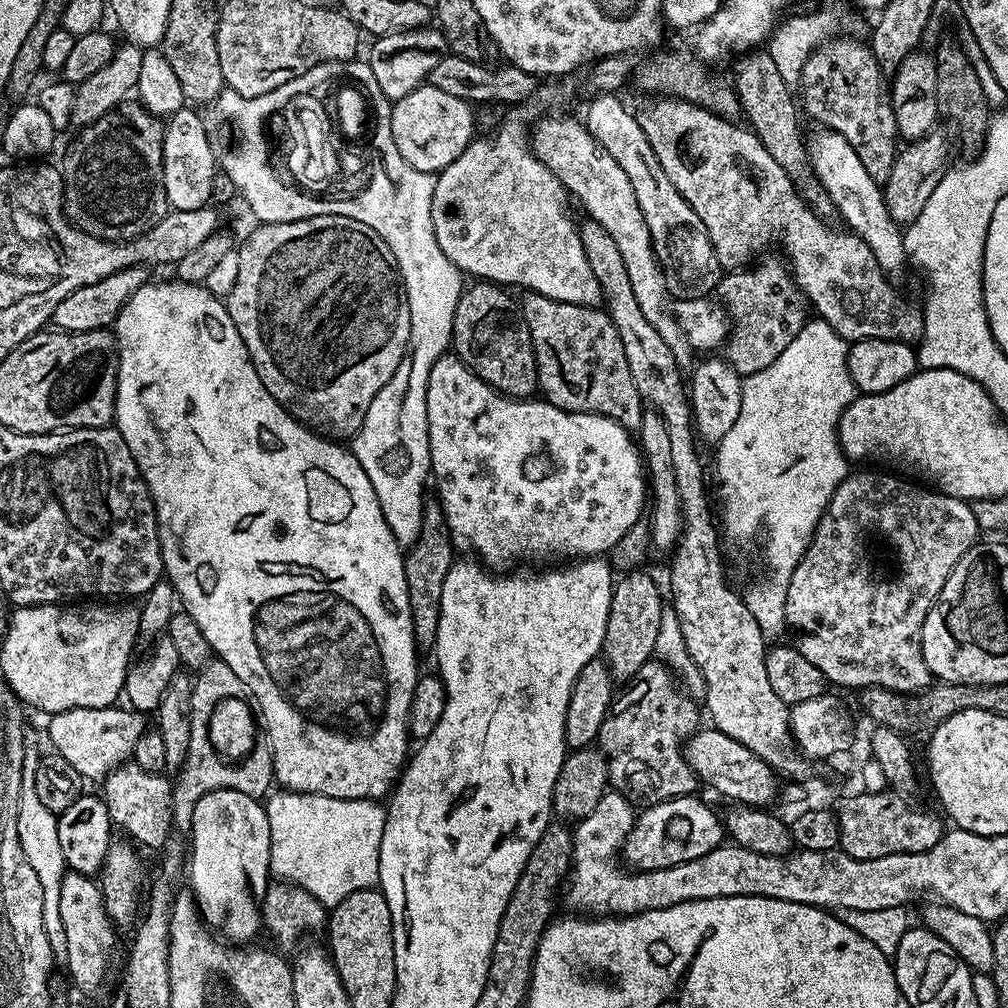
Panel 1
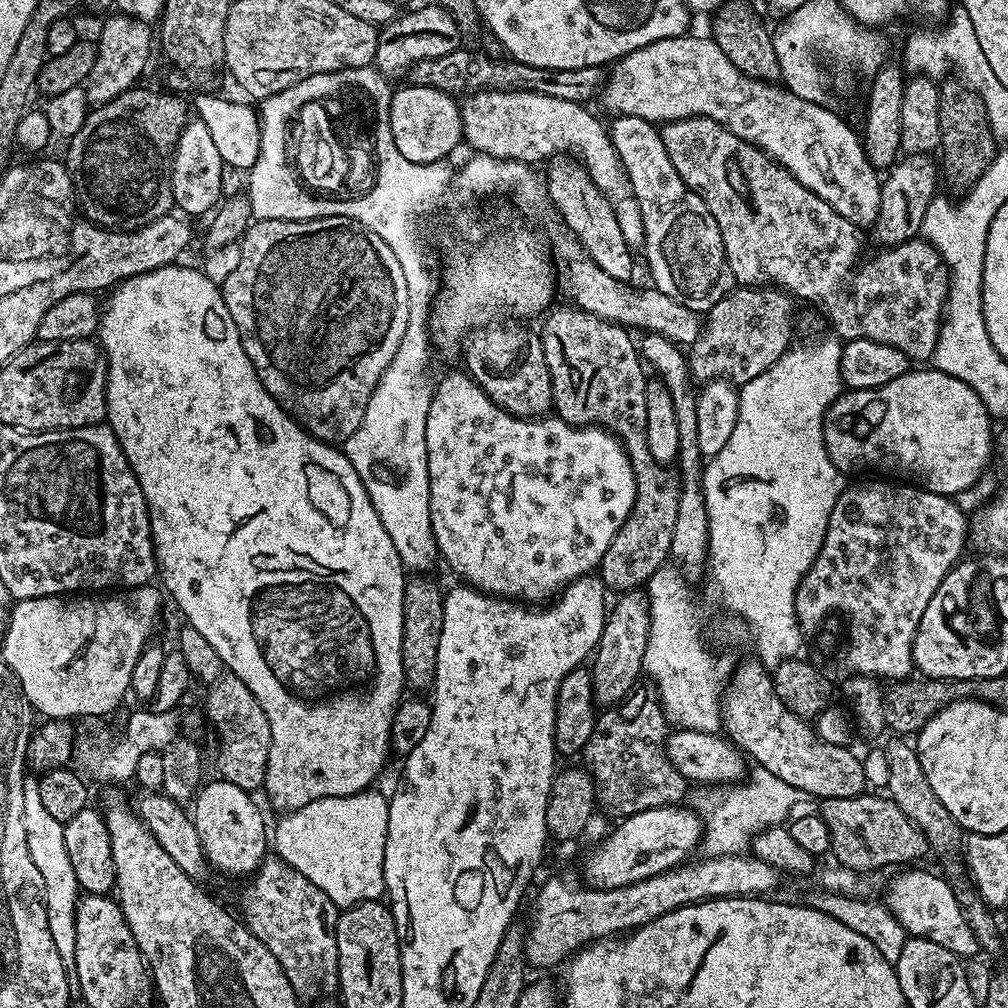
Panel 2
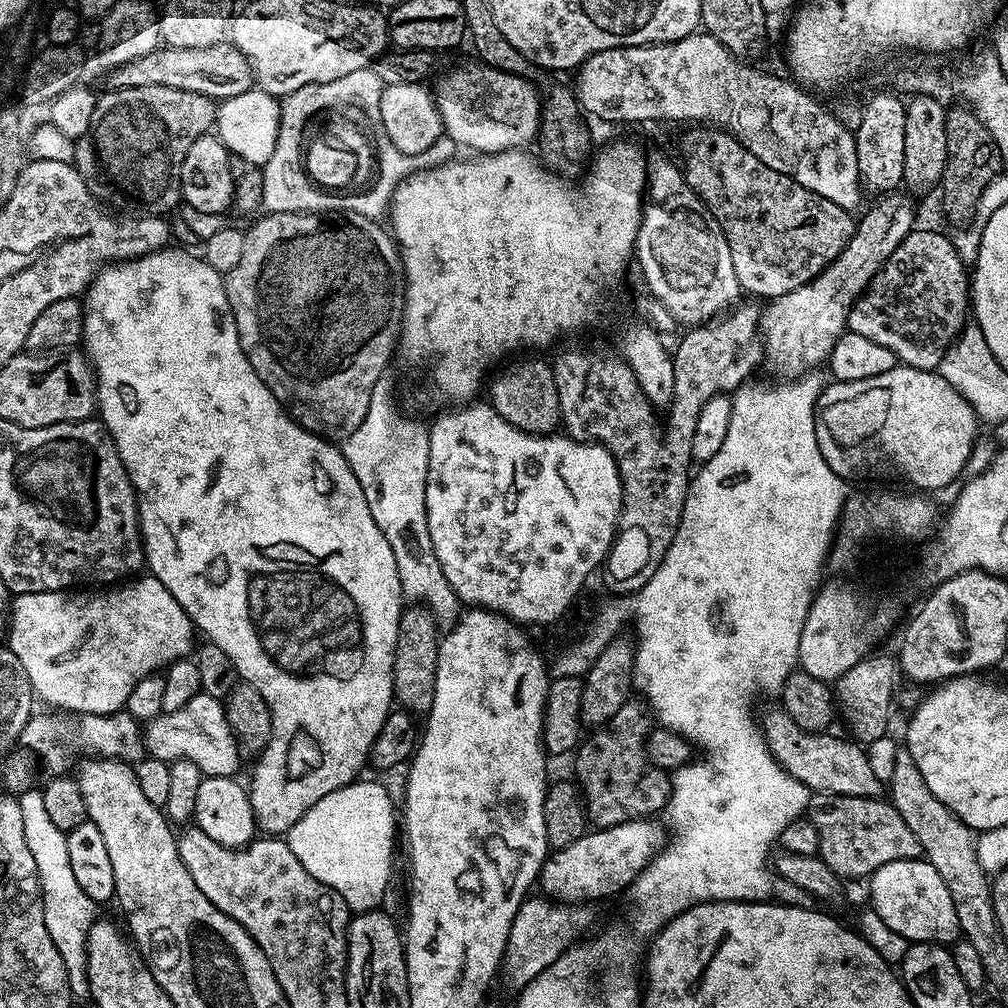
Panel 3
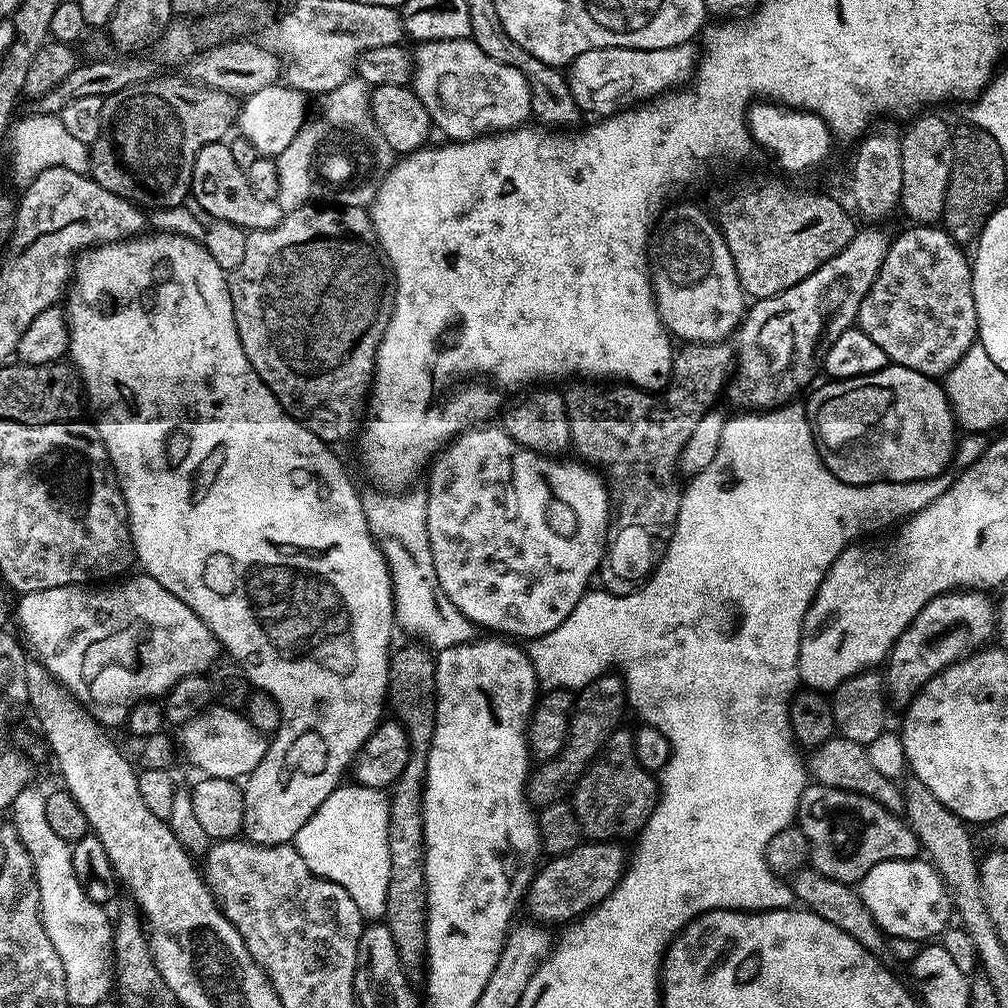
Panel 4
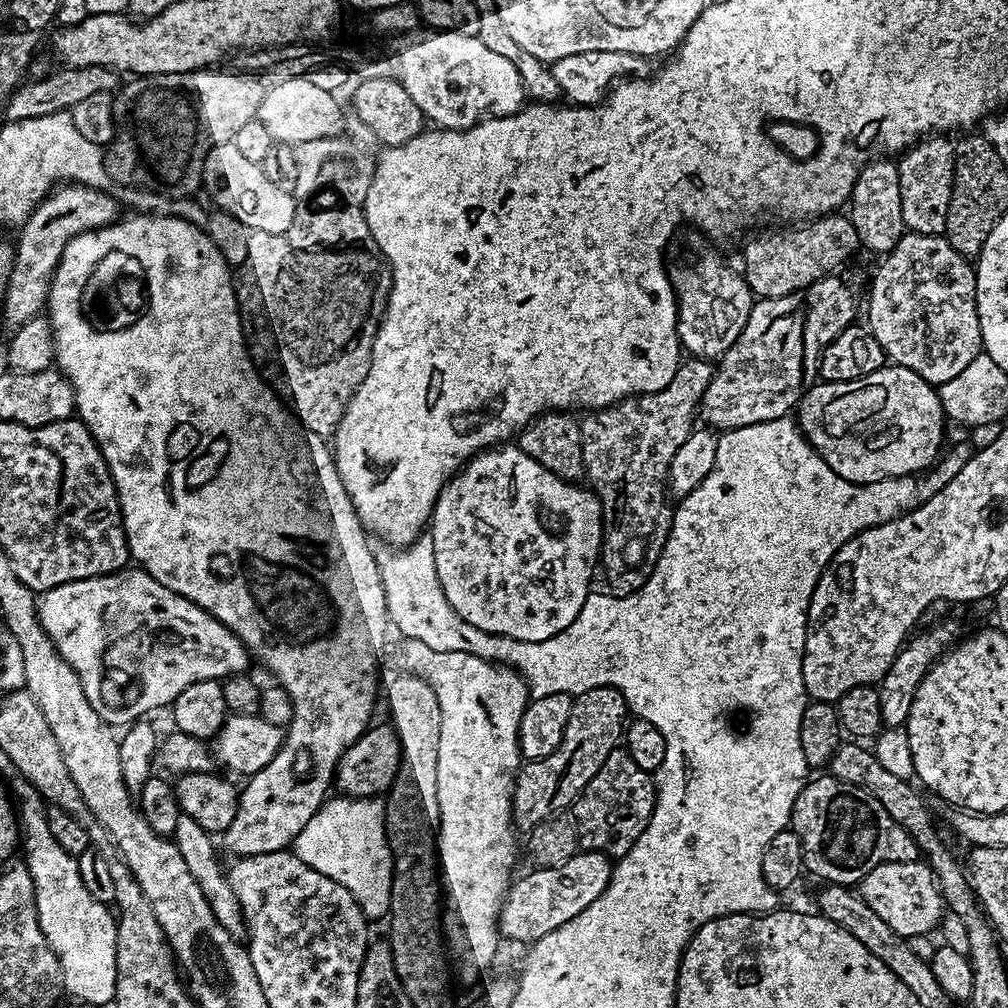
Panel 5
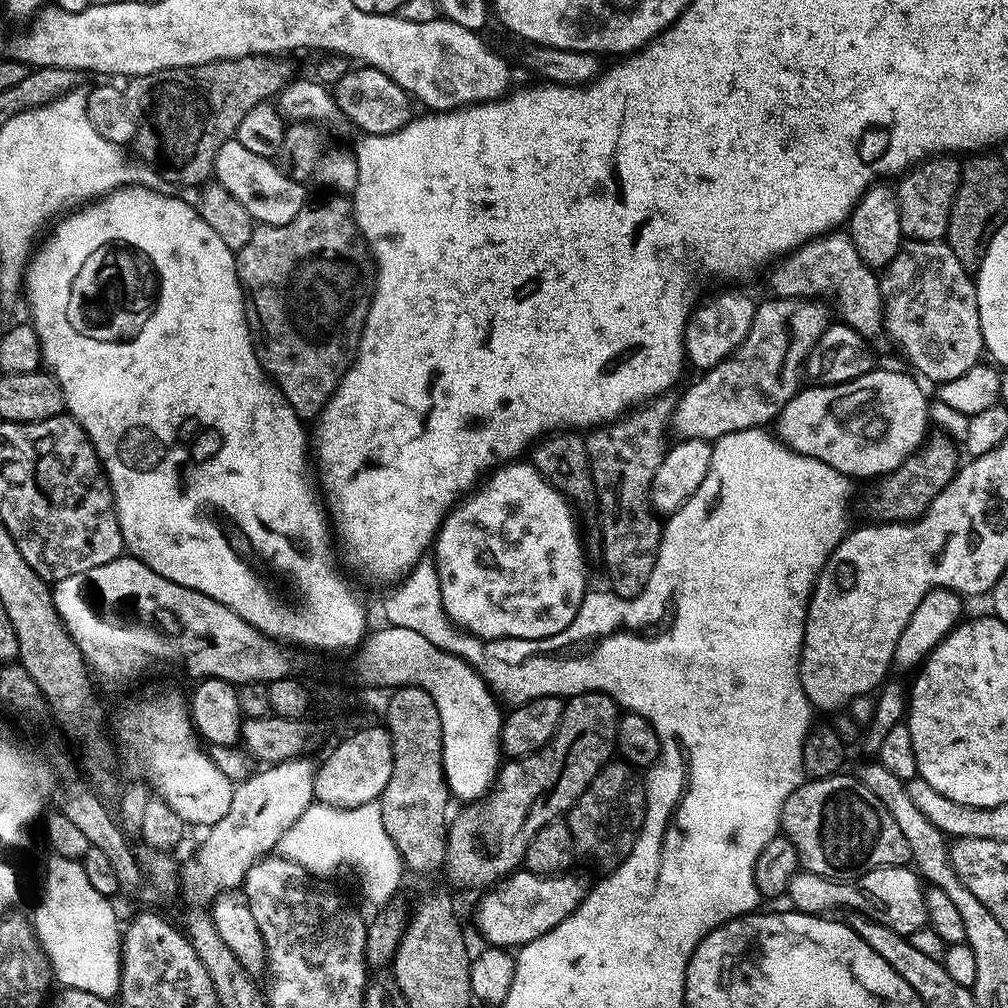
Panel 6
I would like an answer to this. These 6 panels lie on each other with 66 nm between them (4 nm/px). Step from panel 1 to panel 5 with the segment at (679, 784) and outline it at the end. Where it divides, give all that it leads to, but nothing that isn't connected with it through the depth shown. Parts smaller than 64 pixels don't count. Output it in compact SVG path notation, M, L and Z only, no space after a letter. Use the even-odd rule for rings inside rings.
M617 746L602 762L602 770L590 778L570 812L580 835L580 847L585 852L602 852L609 858L628 853L646 830L656 805L656 782L653 773L642 770L628 749Z

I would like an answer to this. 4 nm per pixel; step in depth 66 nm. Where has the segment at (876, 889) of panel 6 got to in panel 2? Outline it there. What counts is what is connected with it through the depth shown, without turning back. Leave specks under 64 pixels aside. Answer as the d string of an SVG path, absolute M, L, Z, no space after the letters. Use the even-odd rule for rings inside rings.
M920 866L897 872L900 873L888 884L886 903L899 927L905 928L909 937L917 936L938 942L938 946L946 946L946 950L958 957L975 957L980 952L980 943L978 938L974 938L974 930L970 930L970 924L966 922L964 908L956 897L957 889L951 888L942 877L935 876L932 872L923 872Z

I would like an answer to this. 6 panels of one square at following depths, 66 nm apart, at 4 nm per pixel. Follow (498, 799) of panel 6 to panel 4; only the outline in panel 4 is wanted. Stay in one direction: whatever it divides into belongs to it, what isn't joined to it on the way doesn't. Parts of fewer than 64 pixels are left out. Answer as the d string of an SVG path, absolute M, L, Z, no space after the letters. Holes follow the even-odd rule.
M623 675L600 676L594 682L587 684L585 688L579 689L574 700L566 746L553 760L543 761L539 765L540 769L537 772L535 769L531 773L528 798L533 805L555 804L575 789L589 764L600 755L600 750L606 741L621 727L620 719L624 716L624 708L626 712Z

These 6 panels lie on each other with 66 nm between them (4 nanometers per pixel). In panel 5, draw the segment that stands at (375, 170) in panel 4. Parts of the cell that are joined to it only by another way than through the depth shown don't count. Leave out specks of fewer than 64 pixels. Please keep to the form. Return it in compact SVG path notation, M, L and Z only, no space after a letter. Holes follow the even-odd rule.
M348 134L336 137L322 137L314 141L306 141L295 149L297 162L297 184L295 195L312 196L323 188L333 188L339 199L345 204L363 205L366 190L370 190L370 182L374 178L377 157L360 140L351 140Z

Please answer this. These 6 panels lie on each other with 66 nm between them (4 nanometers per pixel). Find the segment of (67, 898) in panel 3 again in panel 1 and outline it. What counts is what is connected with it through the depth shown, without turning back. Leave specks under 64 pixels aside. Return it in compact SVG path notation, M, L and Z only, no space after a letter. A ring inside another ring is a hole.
M32 746L25 747L20 805L18 806L18 842L22 842L26 862L34 866L34 874L38 874L38 882L42 882L42 926L46 926L46 938L52 947L52 955L56 958L63 958L66 954L66 930L62 930L62 914L58 914L58 898L66 865L62 858L62 845L58 843L57 813L46 810L46 806L42 806L38 798L38 793L34 791L34 774L40 757L41 753L35 752Z

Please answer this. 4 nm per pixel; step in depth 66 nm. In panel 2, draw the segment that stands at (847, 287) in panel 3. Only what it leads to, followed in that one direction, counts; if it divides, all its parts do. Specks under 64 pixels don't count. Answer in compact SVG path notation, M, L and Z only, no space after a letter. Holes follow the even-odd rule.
M905 155L887 169L880 186L878 218L874 225L876 240L880 246L893 246L915 240L921 235L926 218L926 210L933 196L937 195L938 164L931 155Z

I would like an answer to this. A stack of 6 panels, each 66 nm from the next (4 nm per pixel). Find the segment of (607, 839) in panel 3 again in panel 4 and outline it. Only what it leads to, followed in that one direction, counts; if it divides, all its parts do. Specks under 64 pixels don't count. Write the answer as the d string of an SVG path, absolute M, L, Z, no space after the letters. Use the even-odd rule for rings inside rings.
M593 840L581 842L572 852L565 856L549 859L537 871L528 886L526 893L526 908L533 921L543 922L545 925L567 925L575 922L585 912L592 911L596 905L601 904L618 886L626 871L626 856L619 843L611 840Z

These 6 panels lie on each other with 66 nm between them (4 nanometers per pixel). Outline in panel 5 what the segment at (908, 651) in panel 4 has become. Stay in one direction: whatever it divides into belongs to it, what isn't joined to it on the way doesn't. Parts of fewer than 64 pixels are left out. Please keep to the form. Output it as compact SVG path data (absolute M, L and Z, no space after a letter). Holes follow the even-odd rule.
M940 620L933 628L919 632L917 631L900 649L894 662L890 662L890 670L886 670L886 674L876 688L884 728L902 728L907 725L910 718L910 706L914 702L914 694L918 690L922 678L932 669L932 663L940 659L953 644L957 643L958 637L961 635L959 626L952 620Z

